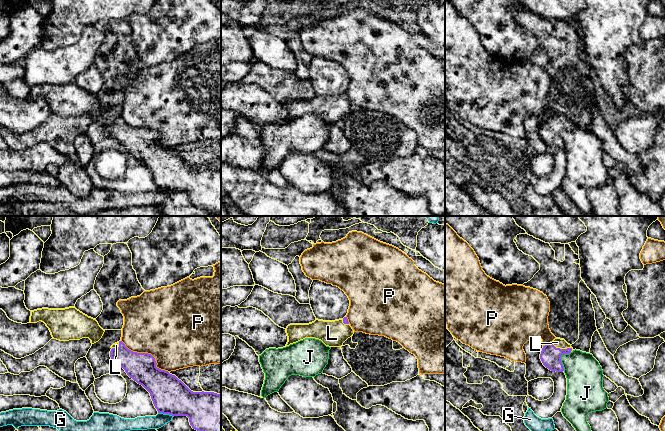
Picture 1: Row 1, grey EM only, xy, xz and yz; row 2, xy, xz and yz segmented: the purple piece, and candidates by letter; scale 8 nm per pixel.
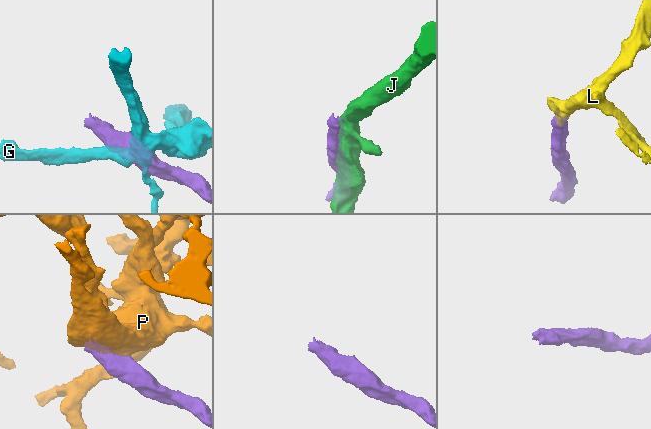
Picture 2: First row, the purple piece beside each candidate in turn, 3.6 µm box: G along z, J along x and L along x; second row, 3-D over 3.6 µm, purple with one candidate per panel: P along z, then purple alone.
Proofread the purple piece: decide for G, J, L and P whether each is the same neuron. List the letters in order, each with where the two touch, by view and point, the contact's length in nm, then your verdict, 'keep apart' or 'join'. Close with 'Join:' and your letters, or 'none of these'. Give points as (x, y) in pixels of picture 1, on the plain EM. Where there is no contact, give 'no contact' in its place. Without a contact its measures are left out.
G: meets purple in xy at (166, 189); contact 130 nm long; keep apart
J: meets purple in yz at (560, 134); contact 170 nm long; keep apart
L: meets purple in yz at (561, 125); contact 180 nm long; join
P: meets purple in xy at (147, 129); contact 460 nm long; keep apart
Join: L

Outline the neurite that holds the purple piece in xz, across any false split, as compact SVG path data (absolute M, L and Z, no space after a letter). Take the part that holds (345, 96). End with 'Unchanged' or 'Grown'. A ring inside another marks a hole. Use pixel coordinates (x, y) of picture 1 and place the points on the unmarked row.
M347 93L335 97L323 97L316 95L309 100L290 100L286 104L288 118L286 122L305 114L321 116L329 123L342 123L343 119L353 112L354 106L350 102Z. Grown

